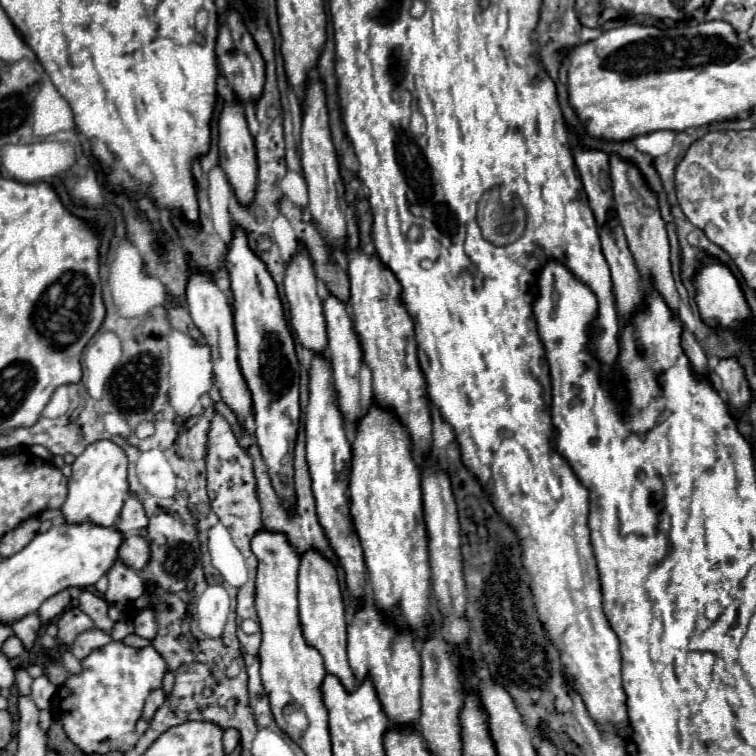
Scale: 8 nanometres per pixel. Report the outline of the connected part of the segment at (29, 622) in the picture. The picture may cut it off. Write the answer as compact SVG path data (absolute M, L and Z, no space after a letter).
M27 615L25 619L19 619L17 623L11 625L13 633L17 639L21 639L25 651L31 651L37 643L37 635L41 631L41 621L37 619L37 615Z

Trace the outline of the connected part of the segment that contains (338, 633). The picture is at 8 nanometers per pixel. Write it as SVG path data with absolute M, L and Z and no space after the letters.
M307 551L301 555L299 623L301 623L301 633L305 643L321 653L325 671L329 675L335 675L343 683L343 687L349 693L353 693L355 679L347 663L347 623L345 623L345 605L343 605L343 597L341 597L341 589L337 581L337 571L319 551Z

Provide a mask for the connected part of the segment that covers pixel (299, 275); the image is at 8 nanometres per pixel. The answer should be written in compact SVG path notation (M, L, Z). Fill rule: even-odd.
M299 245L297 255L293 257L293 261L289 263L289 267L285 271L285 299L287 299L287 305L289 305L289 323L291 323L291 329L295 331L297 341L305 349L309 349L313 355L323 355L325 347L327 347L323 305L321 305L321 299L317 295L315 271L313 271L311 259L309 259L307 251L303 249L303 245Z

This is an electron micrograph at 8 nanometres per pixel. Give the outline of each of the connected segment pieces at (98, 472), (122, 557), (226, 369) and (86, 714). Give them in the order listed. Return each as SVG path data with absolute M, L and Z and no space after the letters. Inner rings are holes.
M113 441L91 443L75 461L73 473L67 485L67 499L61 505L61 513L69 525L91 523L99 527L111 527L119 519L123 501L129 497L127 483L127 455Z
M129 535L121 543L121 547L117 551L117 559L135 571L141 571L145 567L145 563L149 561L149 545L145 543L143 537Z
M195 271L189 279L187 285L187 307L191 313L193 323L201 331L203 339L207 341L211 349L211 361L213 361L213 371L215 371L215 385L221 393L223 403L237 415L239 423L245 425L247 417L253 415L253 401L251 393L247 389L247 383L241 375L241 367L237 361L237 337L235 337L235 327L233 327L233 315L229 311L225 295L219 291L219 287L211 281L209 275L203 275Z
M111 641L105 647L91 651L85 659L81 659L81 673L69 675L65 683L57 689L53 697L53 715L63 725L67 739L85 755L105 755L111 751L119 751L125 743L125 737L135 731L135 723L143 713L143 703L153 689L161 687L165 673L169 671L165 659L155 651L153 645L147 647L129 647L123 641Z

